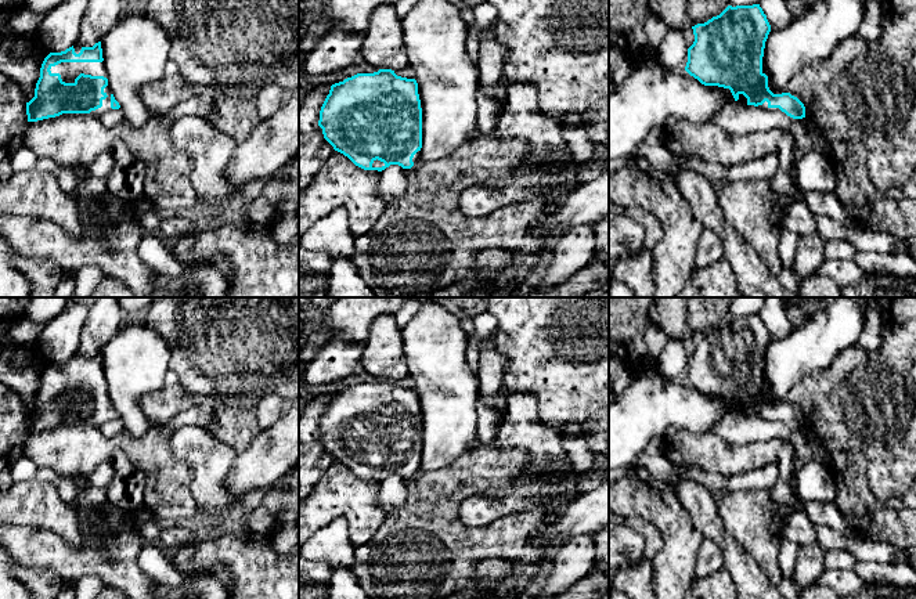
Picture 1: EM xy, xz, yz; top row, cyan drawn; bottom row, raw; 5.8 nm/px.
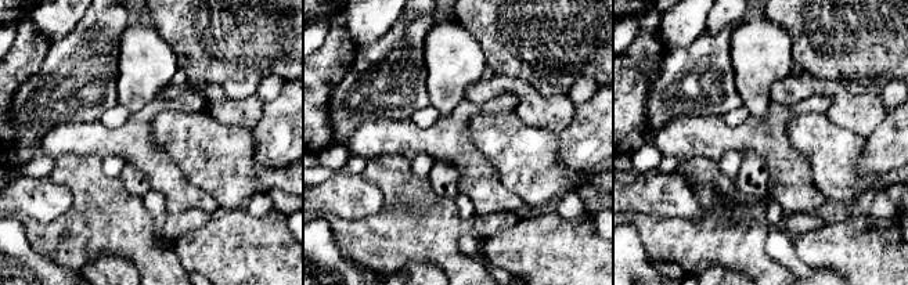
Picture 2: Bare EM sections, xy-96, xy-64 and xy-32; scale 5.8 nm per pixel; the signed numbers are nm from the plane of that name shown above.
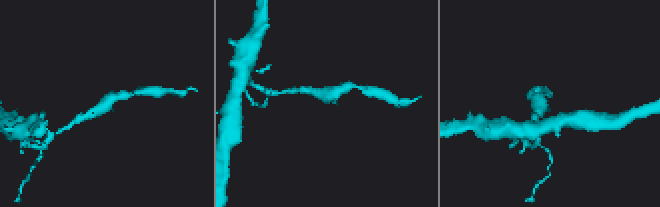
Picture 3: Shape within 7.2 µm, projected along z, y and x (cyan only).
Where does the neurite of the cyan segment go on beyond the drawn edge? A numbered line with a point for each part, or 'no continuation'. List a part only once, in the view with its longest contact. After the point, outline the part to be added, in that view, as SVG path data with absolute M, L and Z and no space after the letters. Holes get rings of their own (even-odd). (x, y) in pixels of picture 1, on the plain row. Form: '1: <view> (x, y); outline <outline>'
1: xy (69, 381); outline M61 372L51 376L50 380L51 383L59 383L65 393L75 393L80 383L107 387L104 372Z

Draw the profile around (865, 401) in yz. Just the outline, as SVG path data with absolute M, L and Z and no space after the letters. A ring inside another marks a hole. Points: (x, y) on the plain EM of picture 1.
M888 315L879 350L866 350L858 343L843 349L827 368L804 378L790 389L785 398L804 414L805 429L815 436L818 450L832 454L862 452L865 455L869 463L869 488L883 504L898 504L916 477L916 386L912 376L915 362L916 318L897 324Z

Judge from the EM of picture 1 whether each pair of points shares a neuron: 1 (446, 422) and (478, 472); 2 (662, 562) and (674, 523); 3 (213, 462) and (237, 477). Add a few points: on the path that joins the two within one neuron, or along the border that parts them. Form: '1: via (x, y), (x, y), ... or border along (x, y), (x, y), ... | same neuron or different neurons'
1: border along (476, 444), (450, 466) | different neurons
2: via (671, 552), (674, 549), (674, 533) | same neuron
3: border along (238, 454), (224, 479), (224, 486), (235, 501) | different neurons

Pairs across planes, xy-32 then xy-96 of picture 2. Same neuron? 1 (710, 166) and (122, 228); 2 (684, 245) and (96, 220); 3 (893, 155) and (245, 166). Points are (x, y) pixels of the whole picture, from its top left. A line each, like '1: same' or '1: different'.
1: same
2: same
3: different

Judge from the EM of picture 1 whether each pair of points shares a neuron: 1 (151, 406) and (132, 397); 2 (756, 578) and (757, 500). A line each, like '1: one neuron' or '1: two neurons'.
1: two neurons
2: two neurons

